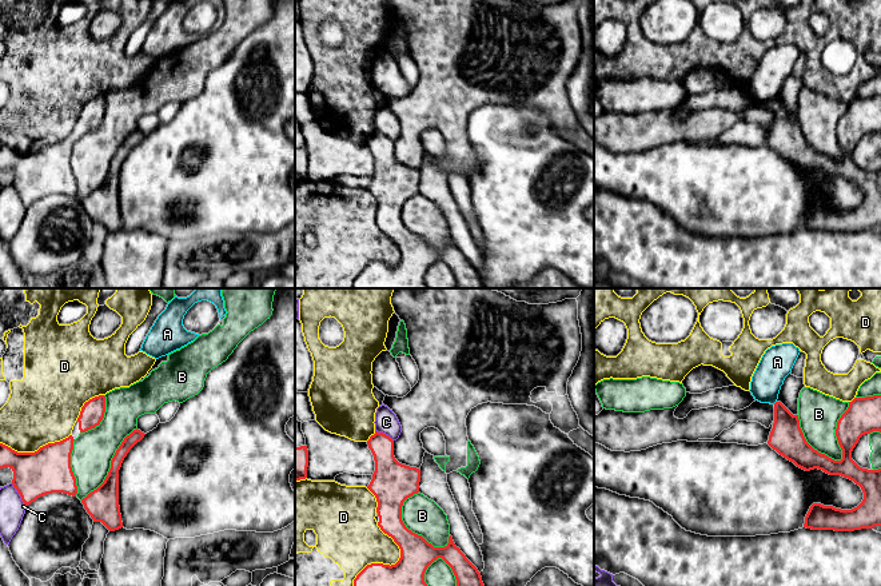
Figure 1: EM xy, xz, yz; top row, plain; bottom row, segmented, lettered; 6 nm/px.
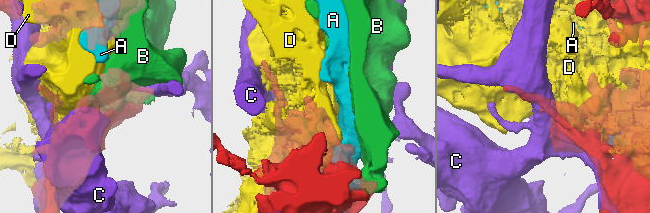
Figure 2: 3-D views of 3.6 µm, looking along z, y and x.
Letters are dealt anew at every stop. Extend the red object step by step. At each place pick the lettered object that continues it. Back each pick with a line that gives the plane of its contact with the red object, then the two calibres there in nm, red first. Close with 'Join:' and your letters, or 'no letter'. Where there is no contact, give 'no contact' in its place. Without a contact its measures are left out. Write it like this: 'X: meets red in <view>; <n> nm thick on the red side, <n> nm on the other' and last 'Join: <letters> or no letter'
B: meets red in yz; 220 nm thick on the red side, 240 nm on the other
Join: B

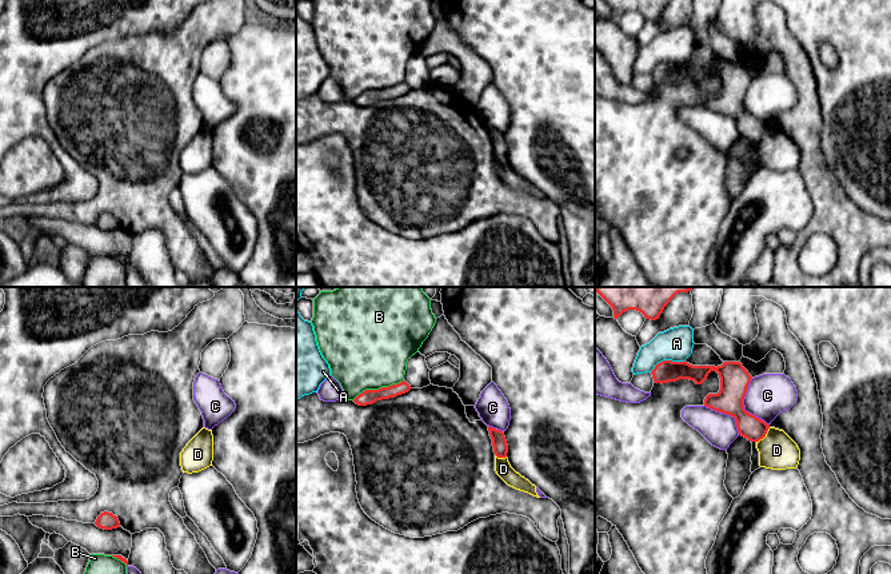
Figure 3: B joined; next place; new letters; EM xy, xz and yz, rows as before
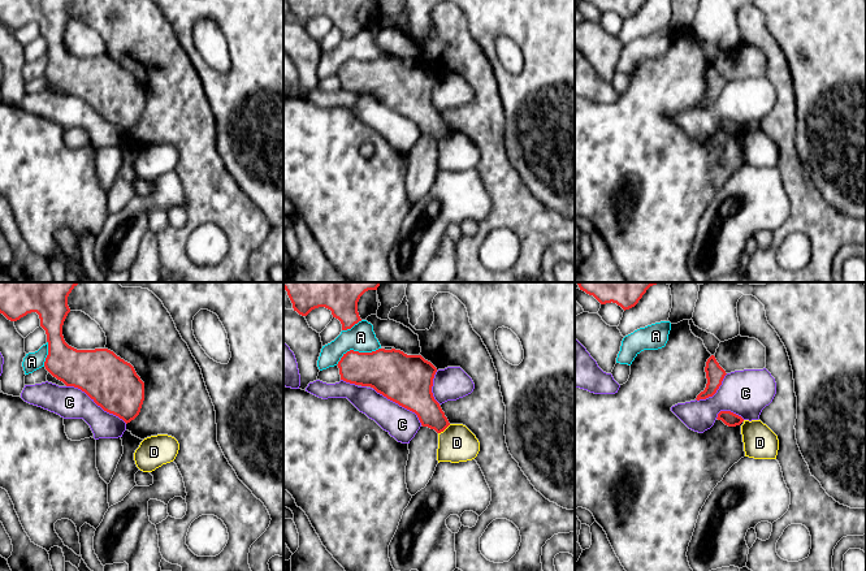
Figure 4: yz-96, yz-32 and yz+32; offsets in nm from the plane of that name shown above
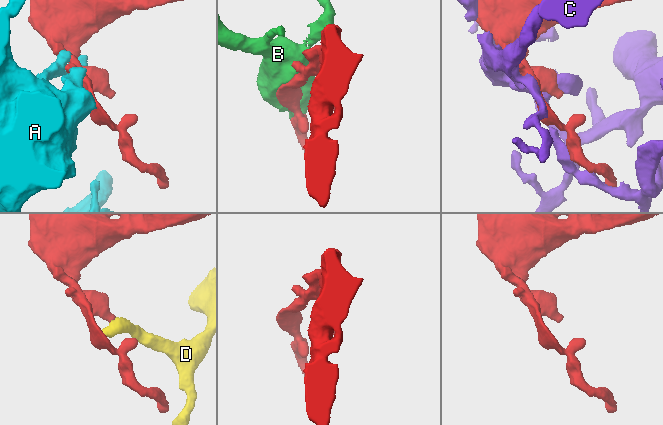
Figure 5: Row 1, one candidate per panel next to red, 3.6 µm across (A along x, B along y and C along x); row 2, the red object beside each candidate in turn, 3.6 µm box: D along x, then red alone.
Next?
Join: no letter

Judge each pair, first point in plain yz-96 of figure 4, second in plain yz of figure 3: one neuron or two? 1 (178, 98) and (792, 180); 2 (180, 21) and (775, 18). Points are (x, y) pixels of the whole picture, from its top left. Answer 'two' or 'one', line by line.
1: two
2: two

